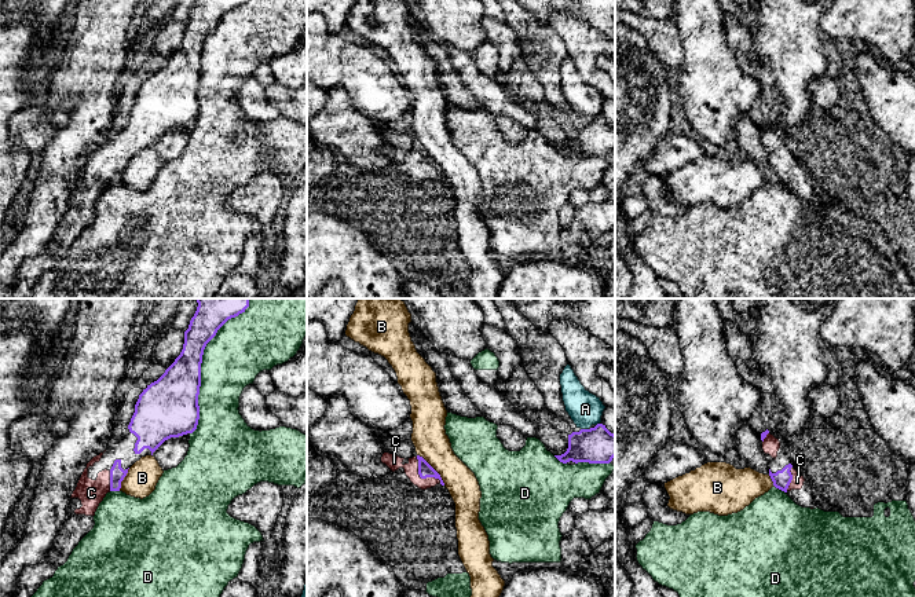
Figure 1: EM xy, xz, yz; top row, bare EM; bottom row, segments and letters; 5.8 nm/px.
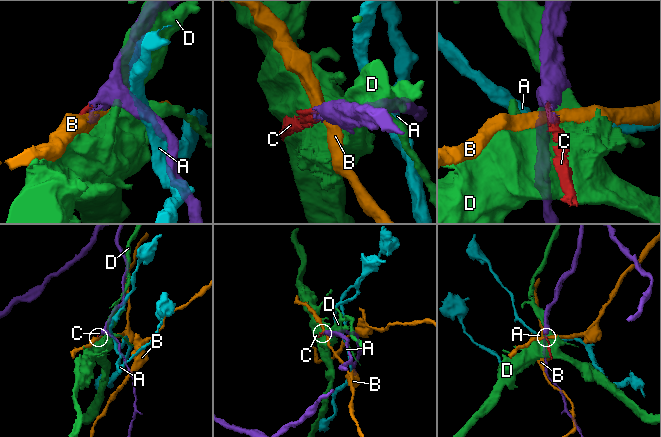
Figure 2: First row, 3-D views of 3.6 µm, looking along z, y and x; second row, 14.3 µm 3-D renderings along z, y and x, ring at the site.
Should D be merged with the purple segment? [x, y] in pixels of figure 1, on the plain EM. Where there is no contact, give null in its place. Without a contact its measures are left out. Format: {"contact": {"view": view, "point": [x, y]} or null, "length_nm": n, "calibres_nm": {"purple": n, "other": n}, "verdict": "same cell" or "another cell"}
{"contact": {"view": "xy", "point": [200, 59]}, "length_nm": 800, "calibres_nm": {"purple": 300, "other": 340}, "verdict": "another cell"}

